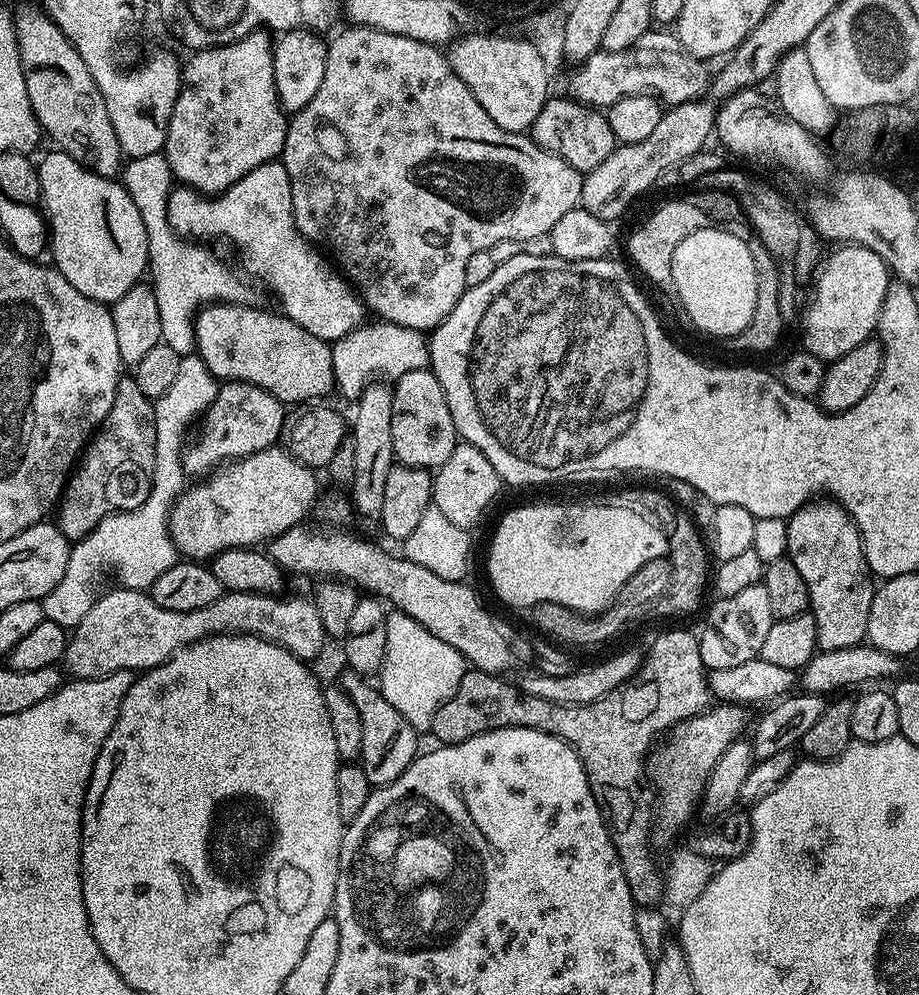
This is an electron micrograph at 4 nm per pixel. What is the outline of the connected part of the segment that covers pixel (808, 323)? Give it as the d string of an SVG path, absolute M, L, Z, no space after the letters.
M861 244L837 248L840 249L821 266L812 301L804 312L803 351L825 362L842 358L842 354L850 354L854 346L873 339L890 283L890 269L874 250Z

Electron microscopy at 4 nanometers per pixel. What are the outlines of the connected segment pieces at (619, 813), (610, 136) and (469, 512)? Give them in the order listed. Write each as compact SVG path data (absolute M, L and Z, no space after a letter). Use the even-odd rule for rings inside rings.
M688 632L662 633L649 646L648 652L646 648L643 653L640 671L634 677L635 682L623 684L621 688L598 698L598 702L582 706L546 702L546 698L534 698L534 694L525 694L515 683L507 684L504 680L507 679L500 674L465 671L462 682L458 682L458 690L454 690L454 694L440 707L438 714L434 714L431 735L436 735L441 745L457 744L483 732L493 732L495 728L523 726L549 732L551 736L565 740L576 751L586 770L590 790L604 814L609 832L612 833L612 841L622 862L622 868L628 868L628 860L636 864L636 888L640 888L640 872L644 872L644 847L650 843L650 836L636 836L632 828L636 828L636 824L644 824L644 820L654 820L654 792L646 783L646 761L654 745L665 733L682 721L697 716L700 712L707 712L714 700L710 680L702 662L699 639Z
M553 95L542 106L538 118L534 118L530 129L532 140L540 148L545 148L549 154L562 158L574 166L582 174L593 172L618 147L614 138L614 130L610 130L607 115L599 108L581 104L579 100L567 95Z
M463 442L457 443L454 454L442 462L440 468L435 469L432 478L432 504L442 515L454 522L454 526L465 530L472 530L472 527L484 516L484 511L492 504L492 499L502 489L502 481L498 470L490 466L486 454L478 450L472 444Z

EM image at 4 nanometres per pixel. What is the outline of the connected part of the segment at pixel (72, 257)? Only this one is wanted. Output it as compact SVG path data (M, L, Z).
M52 150L44 161L39 161L38 171L42 208L50 229L51 263L60 271L62 278L66 278L74 290L86 294L86 298L97 300L99 304L115 304L126 290L141 283L142 277L149 271L146 229L130 194L123 183L90 171L69 152Z

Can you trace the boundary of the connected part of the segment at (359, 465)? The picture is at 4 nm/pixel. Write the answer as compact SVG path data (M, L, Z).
M372 382L360 396L356 413L350 416L350 439L354 442L354 478L350 485L350 503L355 515L379 517L382 494L386 494L386 474L394 463L394 438L390 434L390 418L394 410L392 390L387 383Z

